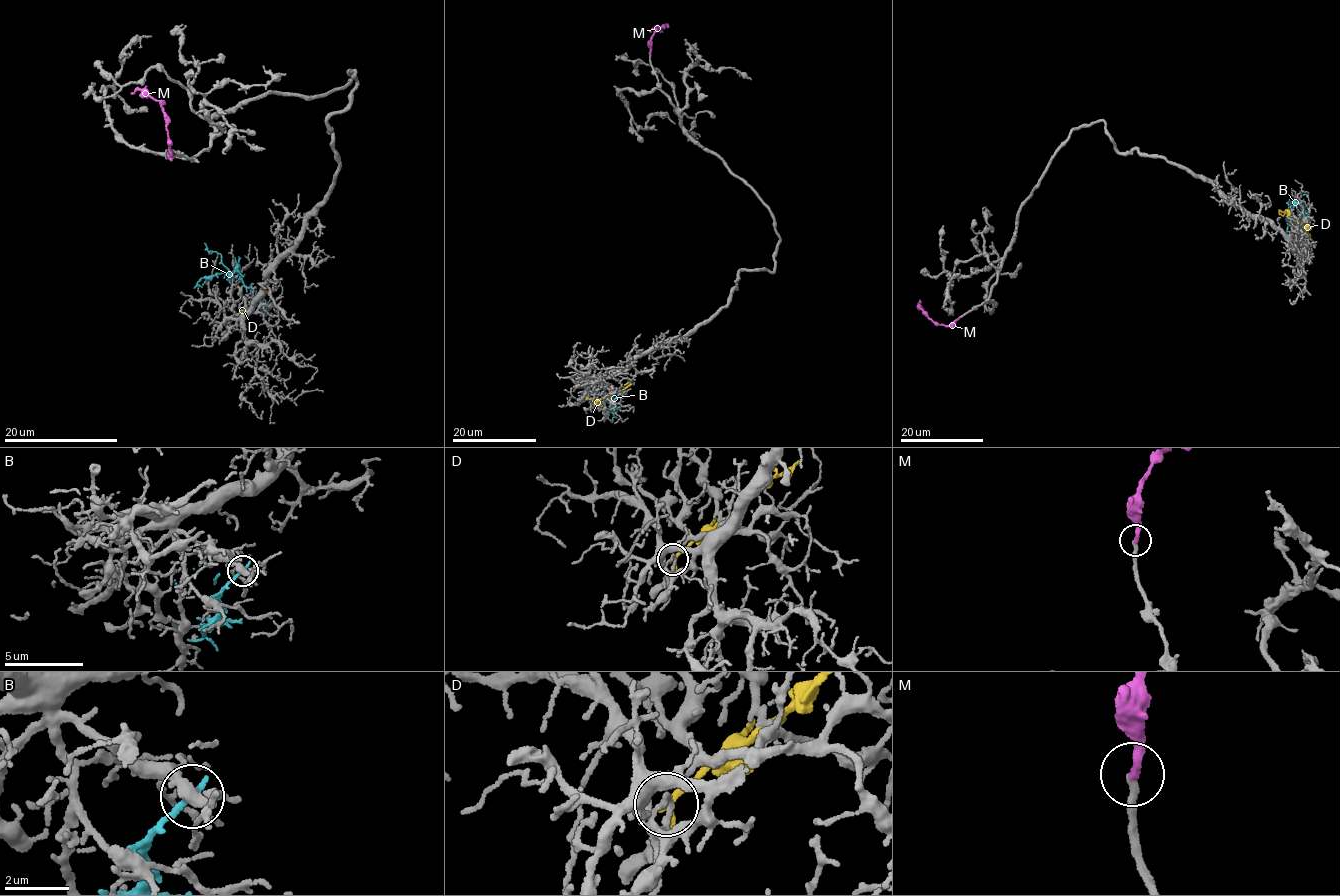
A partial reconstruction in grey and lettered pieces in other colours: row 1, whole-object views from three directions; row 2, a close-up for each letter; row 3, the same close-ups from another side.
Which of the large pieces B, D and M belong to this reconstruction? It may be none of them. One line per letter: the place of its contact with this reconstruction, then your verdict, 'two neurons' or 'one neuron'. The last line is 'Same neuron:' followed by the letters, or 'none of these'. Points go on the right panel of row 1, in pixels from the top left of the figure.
B: (1294, 217) | two neurons
D: (1307, 238) | two neurons
M: (958, 318) | one neuron
Same neuron: M

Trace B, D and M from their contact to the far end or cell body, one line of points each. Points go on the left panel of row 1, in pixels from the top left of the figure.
B: (269, 305), (263, 306), (262, 299), (244, 284), (236, 270), (205, 277), (194, 288)
D: (229, 321), (269, 291), (269, 295)
M: (169, 151), (161, 104), (140, 90), (131, 93)

